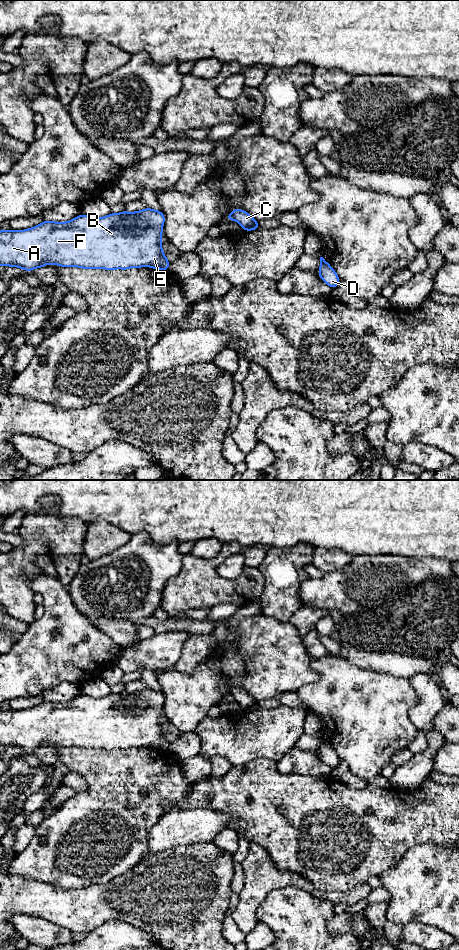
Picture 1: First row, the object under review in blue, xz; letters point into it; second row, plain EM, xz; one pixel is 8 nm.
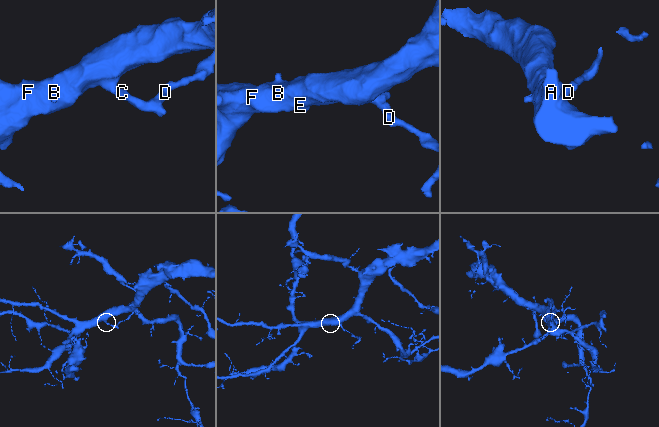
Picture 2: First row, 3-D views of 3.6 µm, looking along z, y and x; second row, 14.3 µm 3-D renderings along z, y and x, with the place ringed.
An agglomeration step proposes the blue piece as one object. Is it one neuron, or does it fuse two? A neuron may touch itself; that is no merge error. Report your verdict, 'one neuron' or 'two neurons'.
two neurons

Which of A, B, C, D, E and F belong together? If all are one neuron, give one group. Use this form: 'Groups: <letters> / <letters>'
Groups: A B E F / C D

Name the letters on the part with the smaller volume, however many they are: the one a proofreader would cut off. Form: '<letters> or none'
C, D

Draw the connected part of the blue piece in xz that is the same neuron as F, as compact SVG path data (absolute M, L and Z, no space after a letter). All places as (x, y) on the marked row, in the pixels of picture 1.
M145 208L136 212L110 213L101 218L80 214L67 222L43 221L25 230L0 230L0 266L19 267L25 271L54 264L83 269L127 270L150 267L168 271L169 261L162 250L163 212Z

